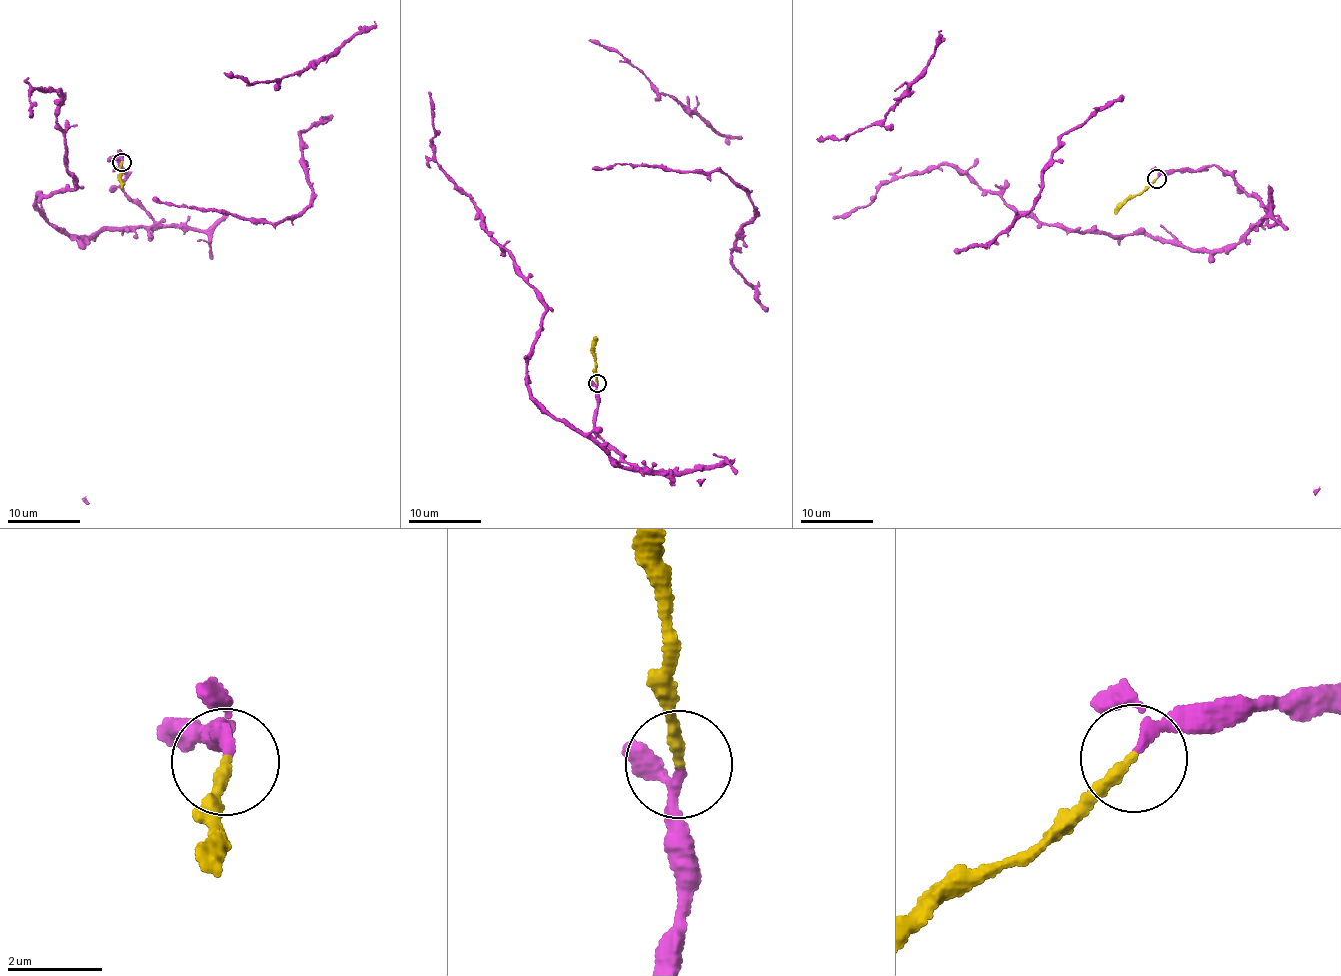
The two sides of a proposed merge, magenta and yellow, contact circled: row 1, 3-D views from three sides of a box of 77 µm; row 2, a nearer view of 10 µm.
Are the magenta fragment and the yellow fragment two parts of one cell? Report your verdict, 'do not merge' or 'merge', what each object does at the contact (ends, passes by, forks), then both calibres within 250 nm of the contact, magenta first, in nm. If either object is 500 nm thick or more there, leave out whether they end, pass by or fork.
merge | magenta passes by | yellow ends | 160/240 nm

